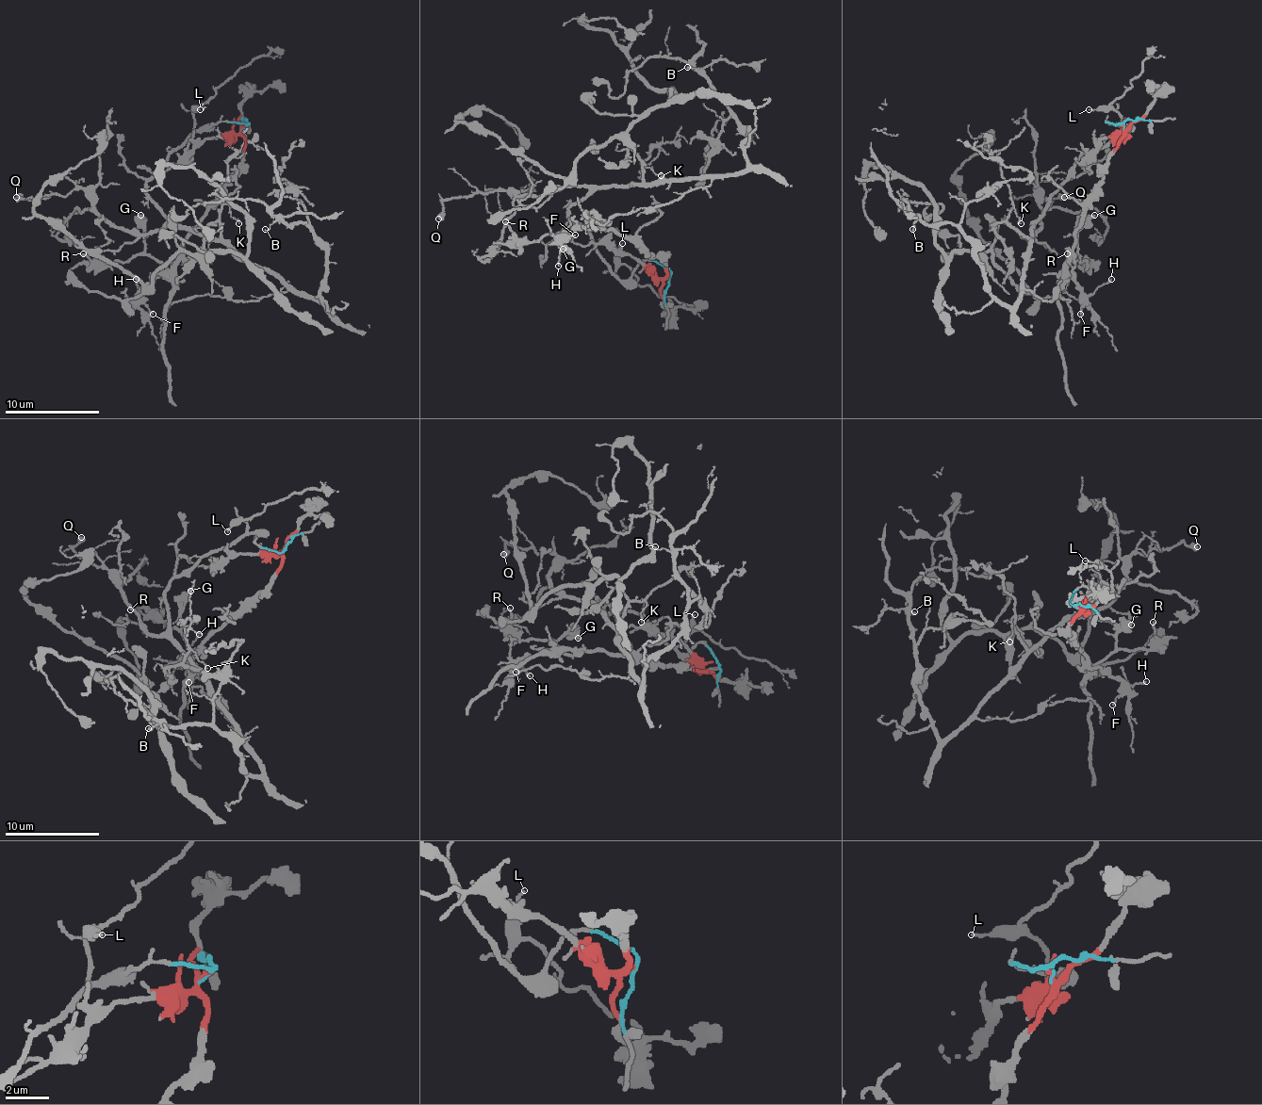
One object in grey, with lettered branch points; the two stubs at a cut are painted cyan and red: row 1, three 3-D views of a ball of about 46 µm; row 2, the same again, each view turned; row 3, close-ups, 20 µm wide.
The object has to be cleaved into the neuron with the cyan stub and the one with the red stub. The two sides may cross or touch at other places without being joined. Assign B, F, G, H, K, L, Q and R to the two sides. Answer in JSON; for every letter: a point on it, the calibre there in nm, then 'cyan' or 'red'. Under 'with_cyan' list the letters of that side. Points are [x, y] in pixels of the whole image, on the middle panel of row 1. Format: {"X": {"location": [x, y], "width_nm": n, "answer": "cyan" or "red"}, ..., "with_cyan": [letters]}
{"B": {"location": [687, 67], "width_nm": 110, "answer": "cyan"}, "F": {"location": [575, 235], "width_nm": 130, "answer": "red"}, "G": {"location": [563, 249], "width_nm": 400, "answer": "red"}, "H": {"location": [558, 266], "width_nm": 140, "answer": "red"}, "K": {"location": [661, 175], "width_nm": 110, "answer": "cyan"}, "L": {"location": [622, 243], "width_nm": 100, "answer": "cyan"}, "Q": {"location": [438, 219], "width_nm": 440, "answer": "cyan"}, "R": {"location": [505, 221], "width_nm": 170, "answer": "red"}, "with_cyan": ["B", "K", "L", "Q"]}

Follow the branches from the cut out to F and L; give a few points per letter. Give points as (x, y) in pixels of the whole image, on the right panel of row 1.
F: (1123, 125), (1123, 139), (1102, 180), (1100, 194), (1076, 232), (1073, 282), (1081, 291), (1081, 315)
L: (1123, 125), (1106, 121), (1126, 127), (1123, 130), (1116, 111), (1088, 108)

